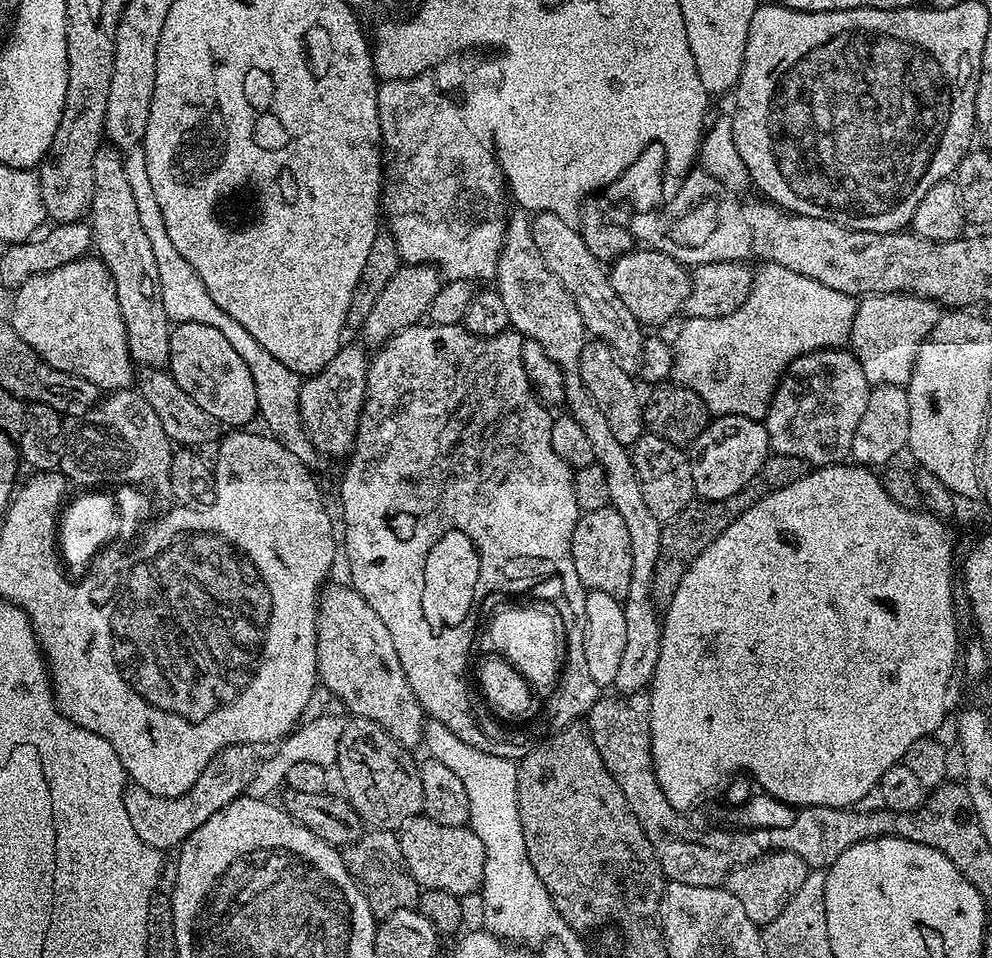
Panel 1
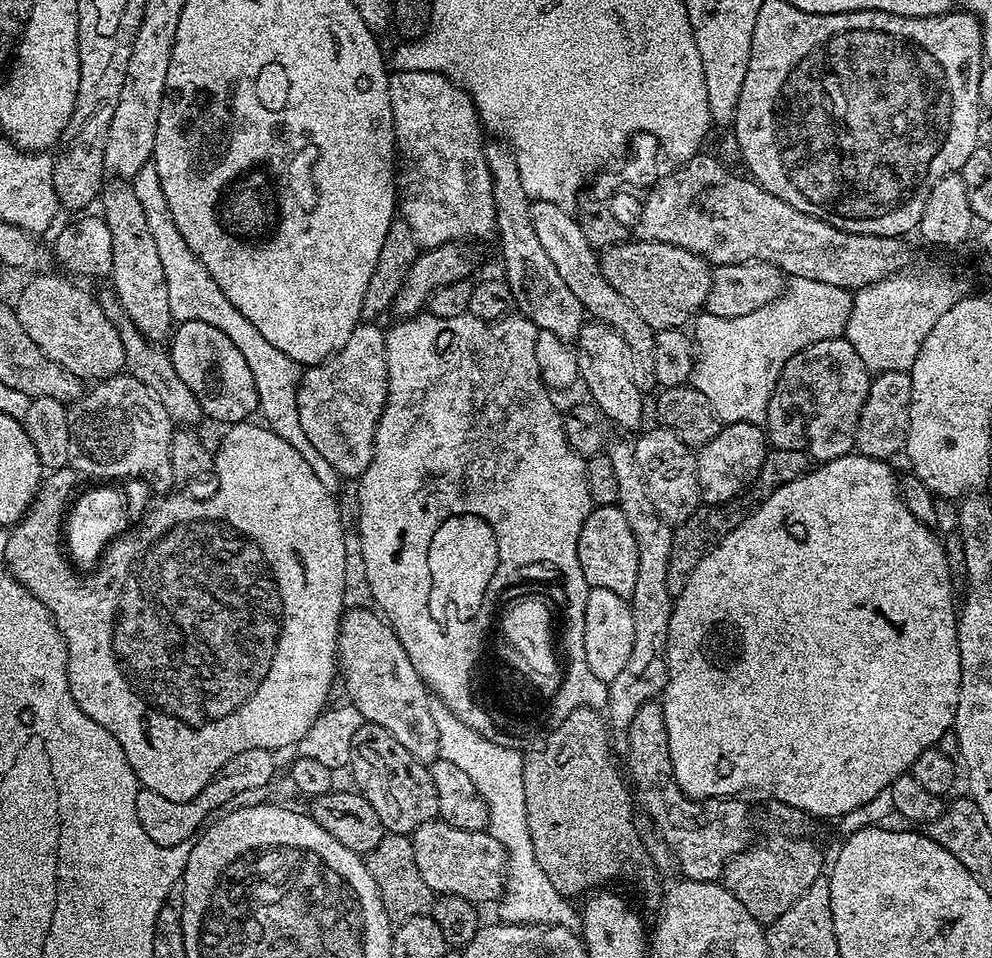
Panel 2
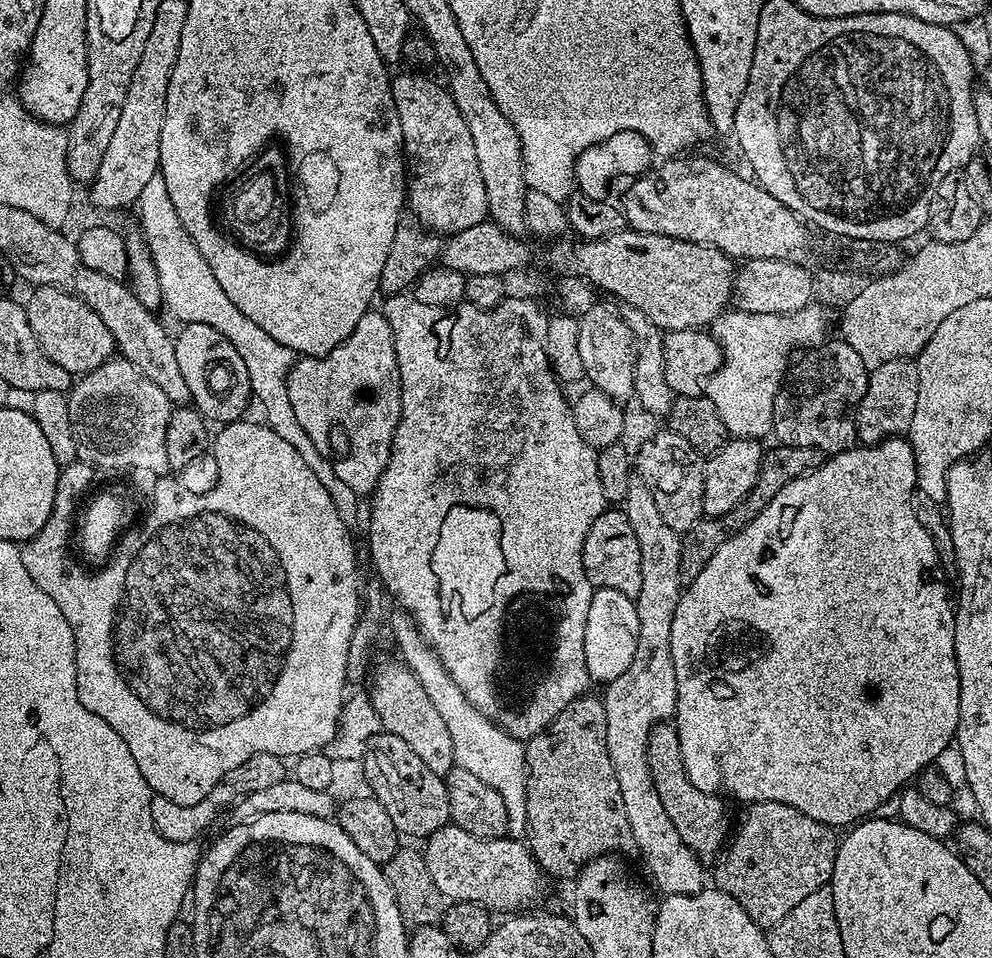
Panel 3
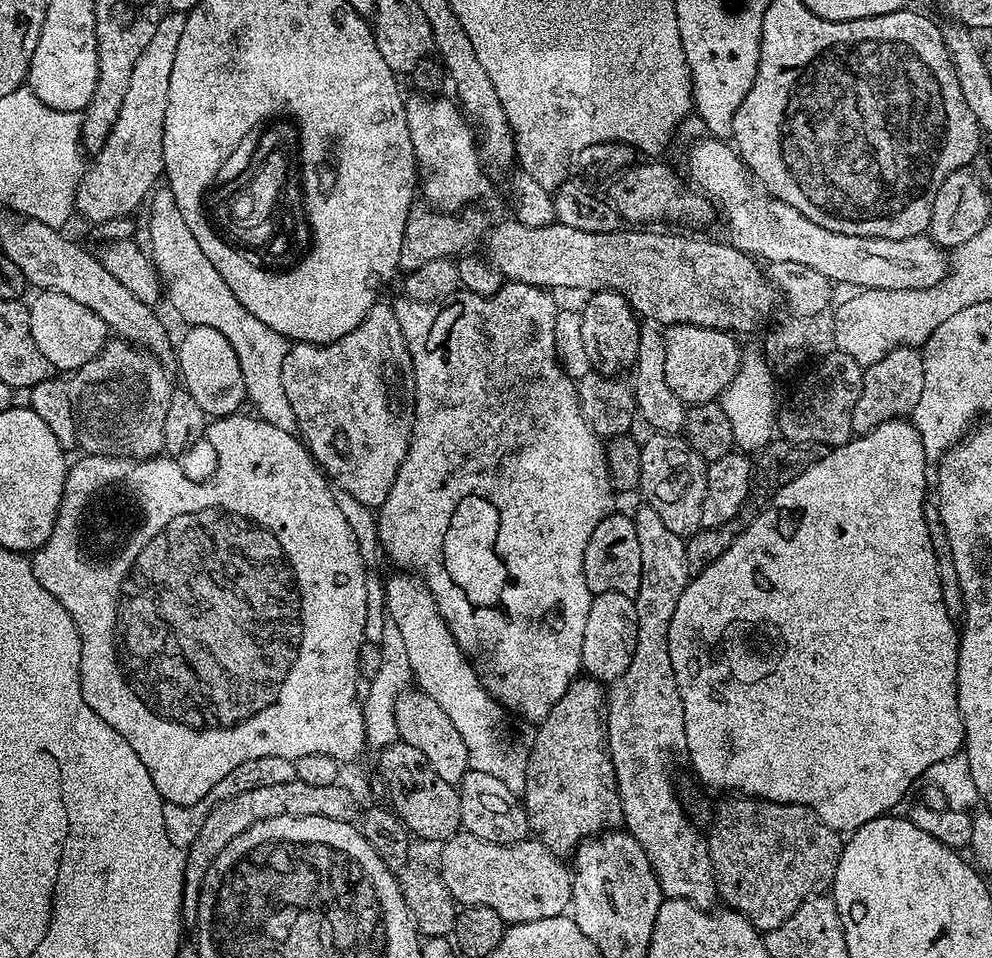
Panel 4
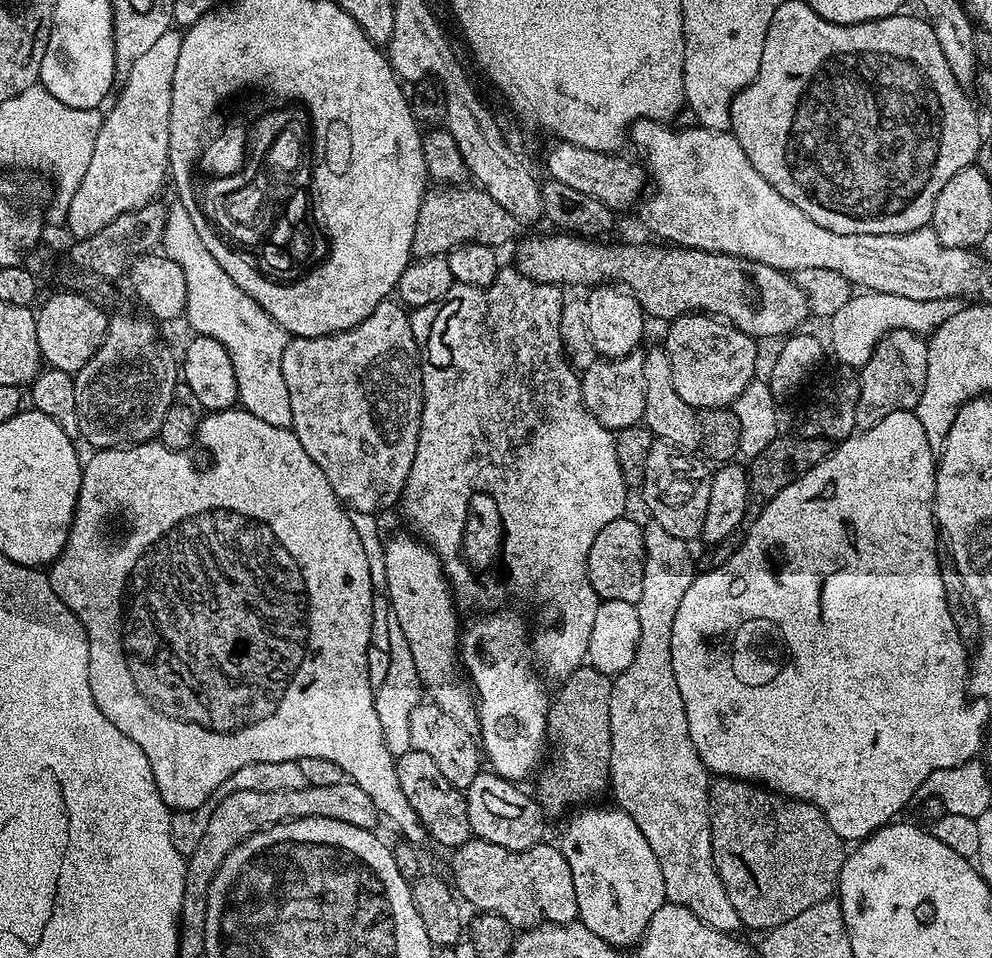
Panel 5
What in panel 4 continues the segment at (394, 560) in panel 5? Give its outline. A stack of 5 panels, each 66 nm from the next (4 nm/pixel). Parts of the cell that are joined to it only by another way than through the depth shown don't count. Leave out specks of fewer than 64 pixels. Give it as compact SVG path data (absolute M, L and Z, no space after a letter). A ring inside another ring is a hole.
M396 570L393 573L384 584L384 600L388 603L386 613L398 622L407 657L410 658L413 681L418 685L419 691L434 698L434 702L438 702L438 706L446 710L446 718L450 718L450 722L454 722L454 730L462 734L462 742L466 742L468 751L469 769L494 774L494 778L498 778L498 782L506 782L512 792L523 793L528 752L500 740L495 720L498 705L484 689L477 669L468 665L469 659L456 645L456 640L440 617L438 606L424 581L407 570Z

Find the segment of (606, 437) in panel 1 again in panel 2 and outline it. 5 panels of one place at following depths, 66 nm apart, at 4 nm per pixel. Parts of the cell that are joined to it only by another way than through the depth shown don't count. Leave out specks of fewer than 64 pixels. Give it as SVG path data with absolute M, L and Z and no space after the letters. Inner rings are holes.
M487 143L483 149L494 190L494 230L500 238L500 256L504 259L503 279L508 282L519 315L535 324L539 331L554 334L565 342L575 341L586 323L584 307L578 298L574 298L574 290L562 282L562 274L558 274L546 250L542 250L542 242L538 242L530 217L531 200L522 187L516 159L507 145L500 144ZM616 440L613 444L611 441L607 445L606 454L614 465L614 475L618 482L616 504L622 514L626 514L626 522L630 522L630 530L634 530L634 542L638 542L638 582L634 582L634 594L630 598L634 642L626 666L609 683L606 709L611 727L626 730L640 707L655 701L663 693L668 681L666 650L674 603L673 593L668 591L668 567L674 528L661 518L658 510L654 510L650 494L646 494L646 482L642 482L642 470L638 470L635 447L629 441L628 444L624 440Z

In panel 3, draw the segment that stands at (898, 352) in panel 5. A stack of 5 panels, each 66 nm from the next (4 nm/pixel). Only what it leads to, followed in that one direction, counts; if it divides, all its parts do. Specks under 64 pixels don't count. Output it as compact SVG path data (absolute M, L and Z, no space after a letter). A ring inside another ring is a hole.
M915 359L891 360L875 365L868 373L866 394L856 407L856 438L861 445L878 444L881 440L900 438L907 433L910 422L914 422L914 406L918 406L918 366Z

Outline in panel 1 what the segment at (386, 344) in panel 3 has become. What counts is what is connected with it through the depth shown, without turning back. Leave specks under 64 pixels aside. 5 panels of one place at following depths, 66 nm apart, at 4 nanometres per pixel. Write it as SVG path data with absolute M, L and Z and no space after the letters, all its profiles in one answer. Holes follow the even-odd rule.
M341 347L334 358L320 372L307 377L300 385L300 416L303 418L304 429L308 431L308 437L314 442L314 446L325 457L347 457L356 442L356 432L359 430L360 418L366 412L366 397L368 394L368 368L370 365L369 353L364 353L360 348Z

